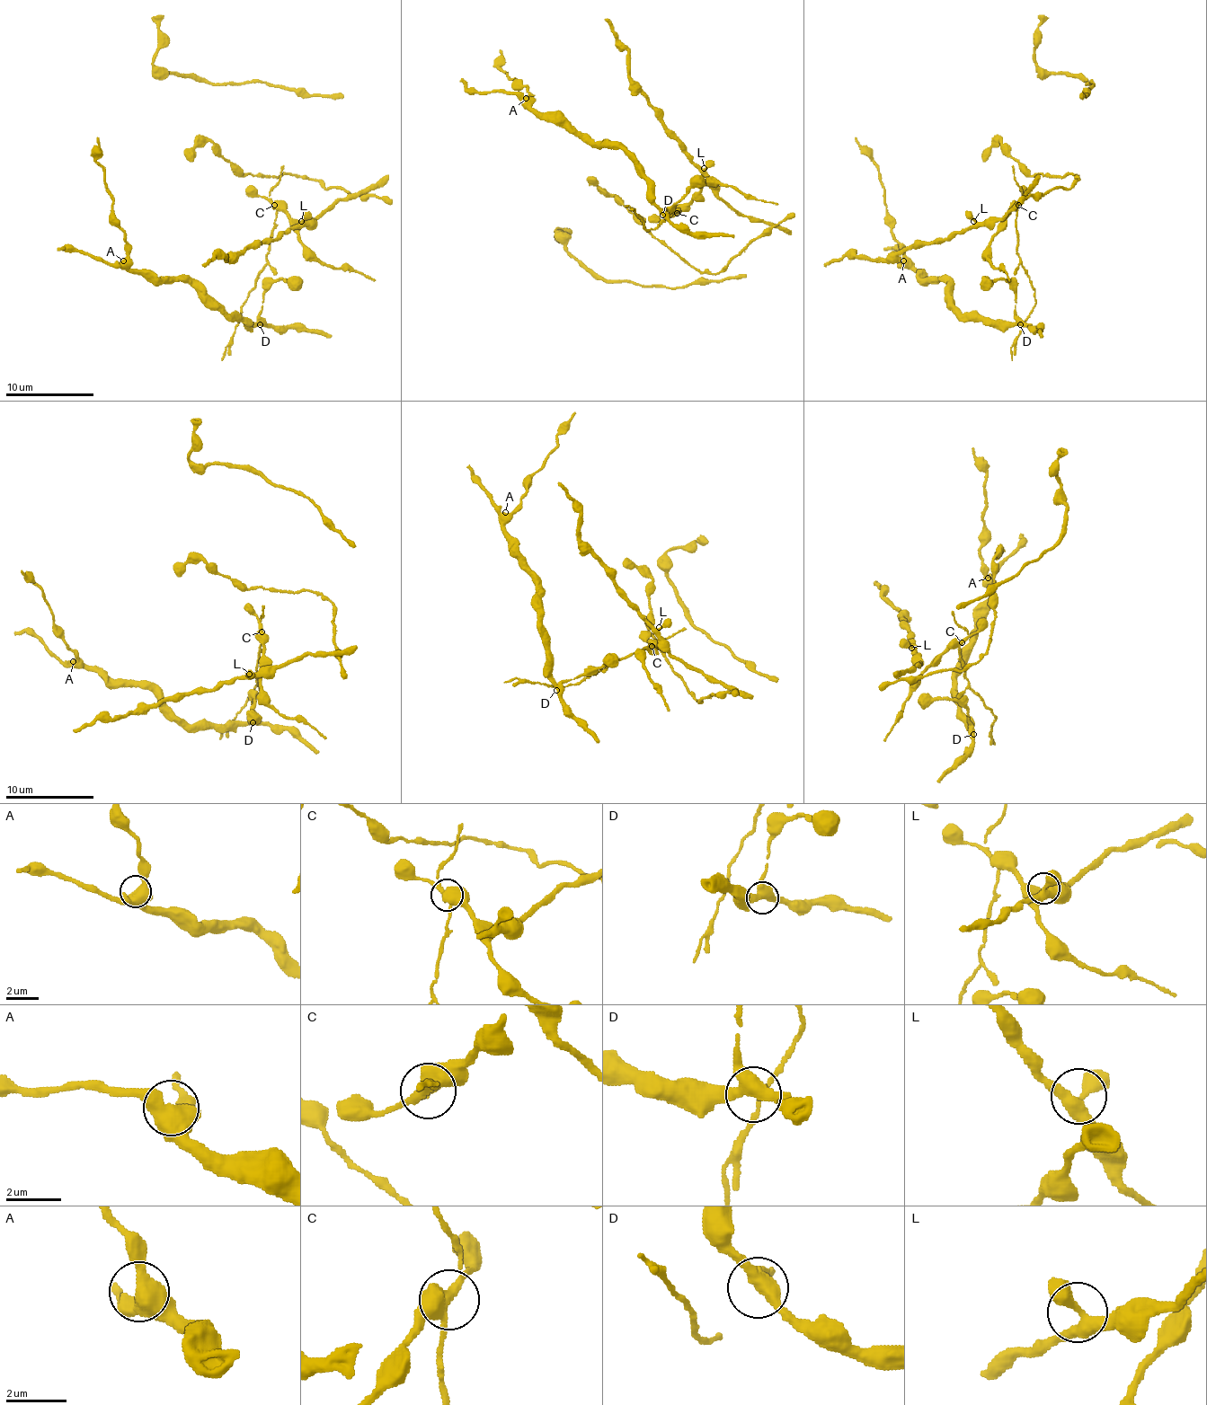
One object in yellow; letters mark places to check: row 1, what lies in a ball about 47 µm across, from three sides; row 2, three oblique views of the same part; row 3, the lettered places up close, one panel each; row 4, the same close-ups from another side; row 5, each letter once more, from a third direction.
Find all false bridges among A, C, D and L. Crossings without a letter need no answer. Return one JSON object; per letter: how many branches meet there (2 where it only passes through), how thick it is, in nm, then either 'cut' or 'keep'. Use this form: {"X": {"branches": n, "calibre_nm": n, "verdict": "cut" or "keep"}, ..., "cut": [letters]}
{"A": {"branches": 3, "calibre_nm": 480, "verdict": "keep"}, "C": {"branches": 3, "calibre_nm": 420, "verdict": "cut"}, "D": {"branches": 3, "calibre_nm": 400, "verdict": "keep"}, "L": {"branches": 3, "calibre_nm": 360, "verdict": "keep"}, "cut": ["C"]}

